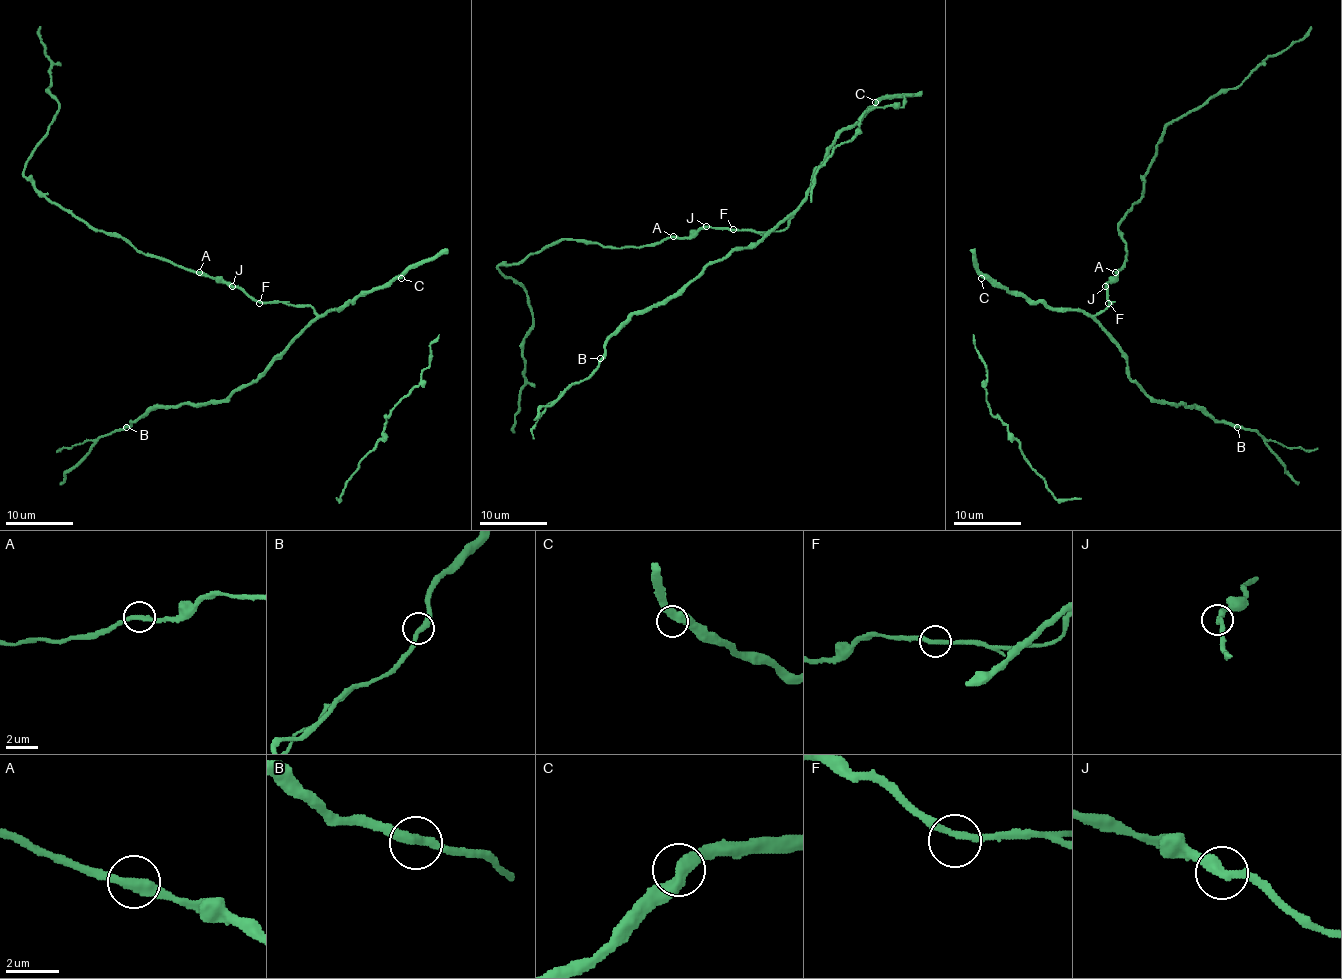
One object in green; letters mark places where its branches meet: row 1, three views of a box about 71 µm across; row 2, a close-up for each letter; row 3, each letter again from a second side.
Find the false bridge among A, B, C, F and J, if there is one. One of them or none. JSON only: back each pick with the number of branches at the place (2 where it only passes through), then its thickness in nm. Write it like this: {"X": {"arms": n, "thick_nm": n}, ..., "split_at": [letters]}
{"split_at": []}

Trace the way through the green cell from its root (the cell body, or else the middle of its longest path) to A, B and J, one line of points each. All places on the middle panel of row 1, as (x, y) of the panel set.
A: (733, 231), (702, 228), (689, 236), (673, 236)
B: (733, 231), (782, 231), (789, 216), (750, 246), (711, 262), (672, 295), (634, 312), (609, 338), (600, 358)
J: (733, 231), (706, 226)

